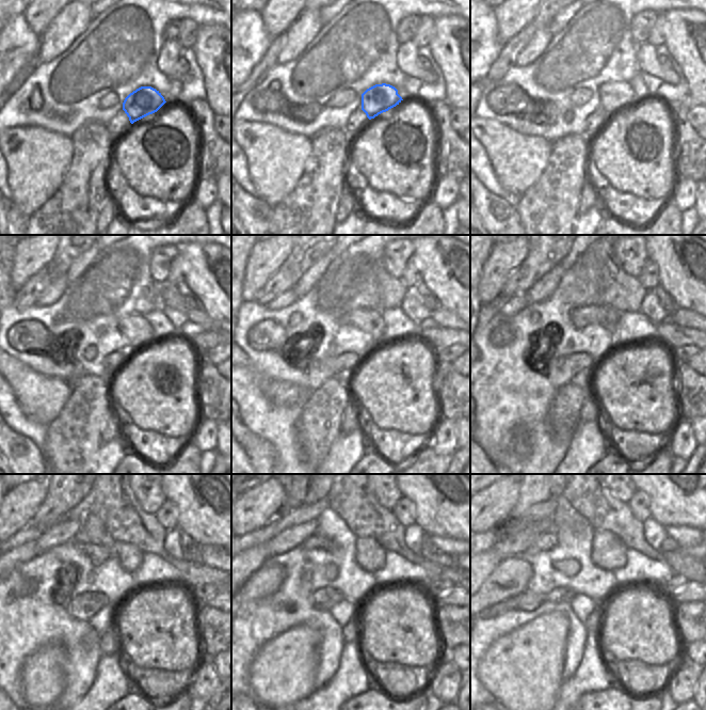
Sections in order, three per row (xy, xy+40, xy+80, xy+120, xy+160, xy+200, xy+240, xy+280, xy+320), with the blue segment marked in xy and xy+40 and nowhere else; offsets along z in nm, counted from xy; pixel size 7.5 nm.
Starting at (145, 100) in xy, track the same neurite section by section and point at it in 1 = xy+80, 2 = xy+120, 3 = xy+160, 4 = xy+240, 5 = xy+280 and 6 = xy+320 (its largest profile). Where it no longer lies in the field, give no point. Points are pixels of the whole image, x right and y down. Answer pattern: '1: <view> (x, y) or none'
1: xy+80 (614, 96)
2: xy+120 (138, 332)
3: xy+160 (369, 321)
4: xy+240 (98, 555)
5: xy+280 (315, 542)
6: xy+320 (548, 540)

